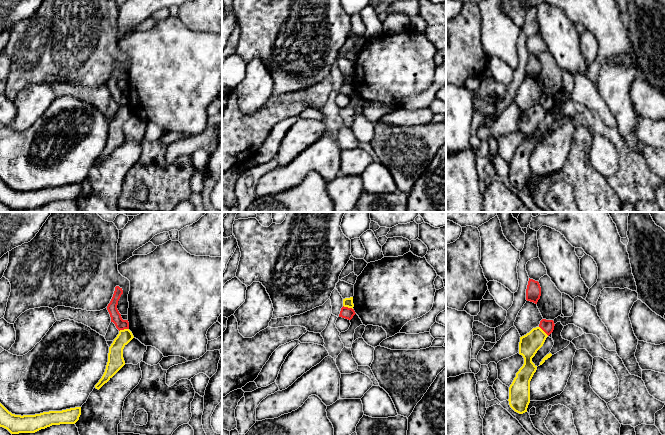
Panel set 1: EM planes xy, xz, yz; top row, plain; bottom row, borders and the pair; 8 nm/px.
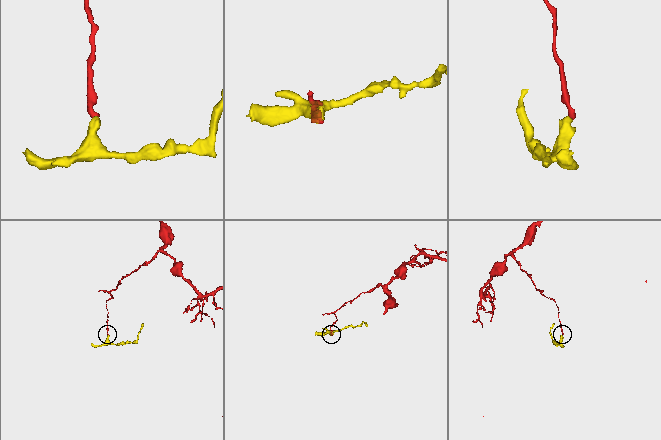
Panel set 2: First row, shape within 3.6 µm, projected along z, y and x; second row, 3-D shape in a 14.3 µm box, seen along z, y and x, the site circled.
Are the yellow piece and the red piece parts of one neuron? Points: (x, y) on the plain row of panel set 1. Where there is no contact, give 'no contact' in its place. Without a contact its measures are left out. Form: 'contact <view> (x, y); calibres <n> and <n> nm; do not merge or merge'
contact xy (124, 105); calibres 130 and 90 nm; do not merge

